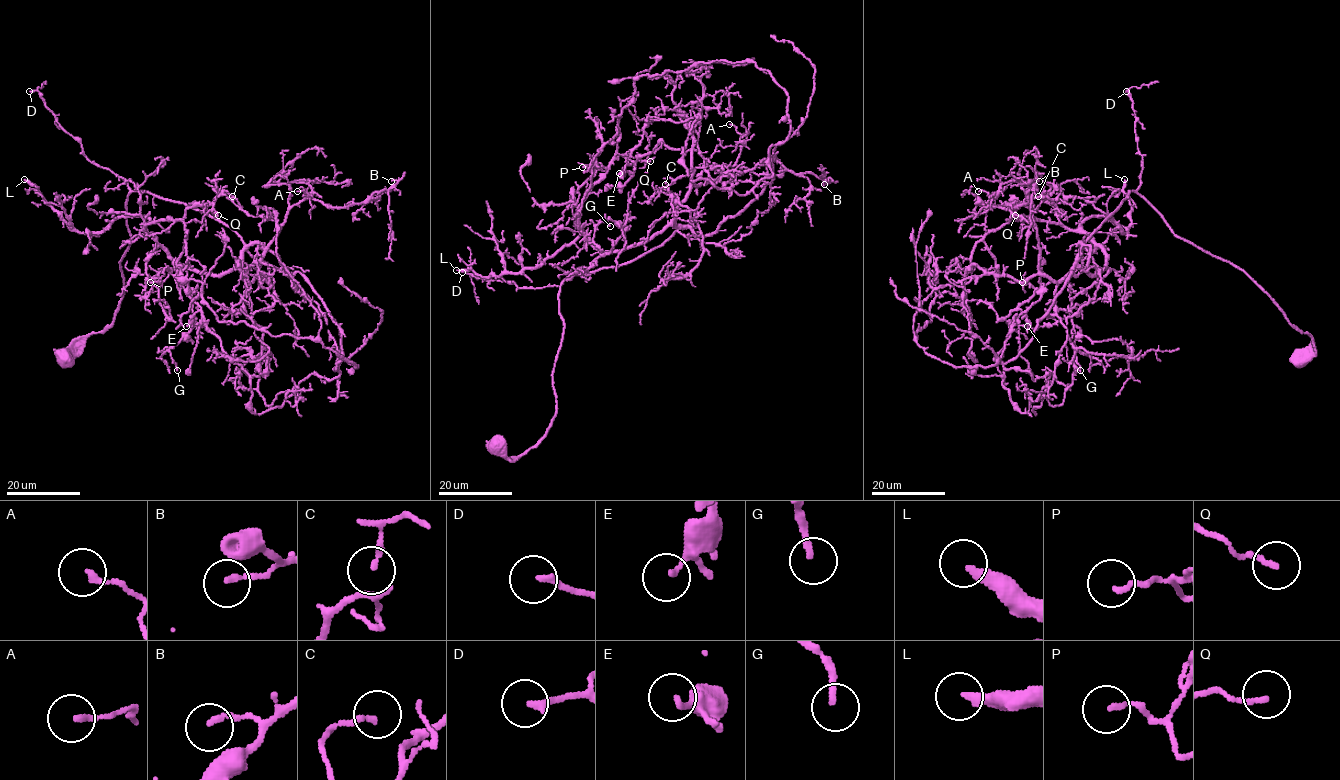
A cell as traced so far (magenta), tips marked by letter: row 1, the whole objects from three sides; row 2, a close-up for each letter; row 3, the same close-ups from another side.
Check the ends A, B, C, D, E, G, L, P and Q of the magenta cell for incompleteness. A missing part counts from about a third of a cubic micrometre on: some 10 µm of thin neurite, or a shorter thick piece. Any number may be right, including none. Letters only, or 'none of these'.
D, G, L

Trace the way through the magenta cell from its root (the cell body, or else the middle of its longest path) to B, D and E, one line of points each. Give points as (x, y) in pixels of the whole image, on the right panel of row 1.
B: (1300, 359), (1313, 339), (1134, 191), (1061, 279), (1045, 277), (1030, 200), (1015, 207), (1039, 181)
D: (1300, 359), (1313, 348), (1313, 339), (1296, 329), (1242, 270), (1179, 238), (1136, 191), (1143, 163), (1126, 91)
E: (1300, 359), (1313, 339), (1134, 191), (1003, 365), (1049, 374), (1035, 413), (998, 359), (1027, 326)

